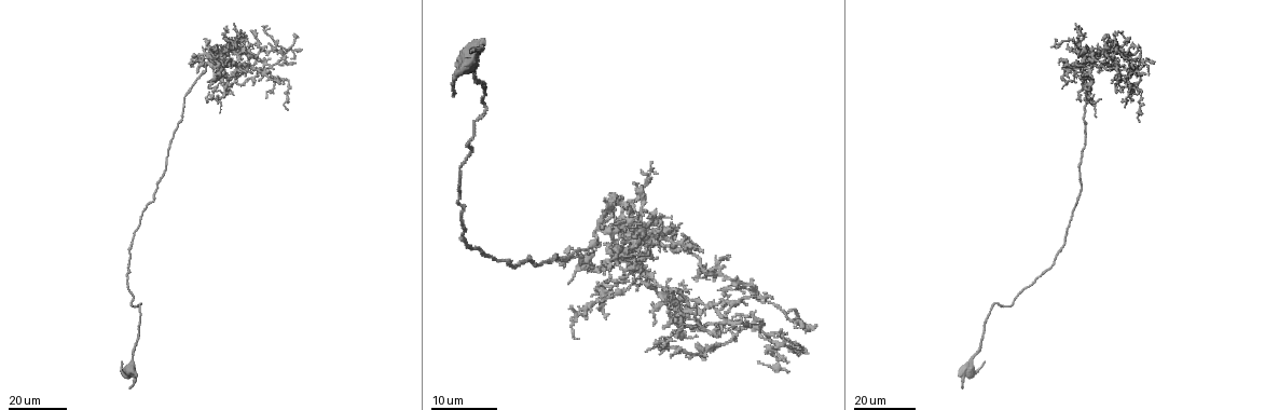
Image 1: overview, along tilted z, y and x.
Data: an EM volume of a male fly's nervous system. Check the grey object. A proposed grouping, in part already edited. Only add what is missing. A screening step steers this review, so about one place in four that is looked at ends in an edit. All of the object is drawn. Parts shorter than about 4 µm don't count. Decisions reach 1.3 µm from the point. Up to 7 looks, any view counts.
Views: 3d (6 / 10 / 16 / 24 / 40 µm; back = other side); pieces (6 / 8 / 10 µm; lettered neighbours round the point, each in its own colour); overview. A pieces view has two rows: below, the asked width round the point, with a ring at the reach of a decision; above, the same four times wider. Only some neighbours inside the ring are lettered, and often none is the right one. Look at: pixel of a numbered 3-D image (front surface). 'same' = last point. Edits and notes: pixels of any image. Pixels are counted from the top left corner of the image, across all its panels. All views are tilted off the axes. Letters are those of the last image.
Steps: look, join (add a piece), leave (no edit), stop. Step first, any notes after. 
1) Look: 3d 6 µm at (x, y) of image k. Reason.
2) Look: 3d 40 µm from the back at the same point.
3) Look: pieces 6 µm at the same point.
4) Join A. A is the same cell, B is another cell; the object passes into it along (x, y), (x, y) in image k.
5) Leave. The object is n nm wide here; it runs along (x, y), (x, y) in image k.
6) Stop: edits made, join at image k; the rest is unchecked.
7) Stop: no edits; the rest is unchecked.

Look: 3d 16 µm at (984, 362) of image 1. Free end.

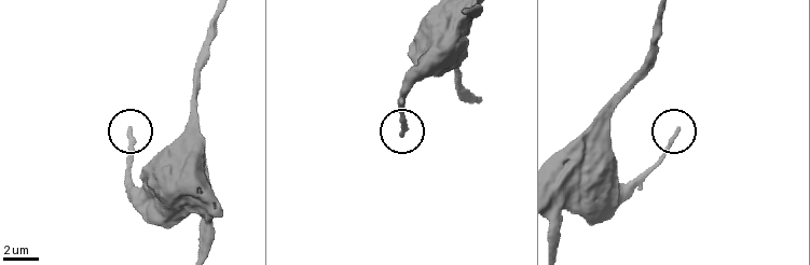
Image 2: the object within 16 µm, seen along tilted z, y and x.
Look: pieces 10 µm at (129, 132) of image 2.

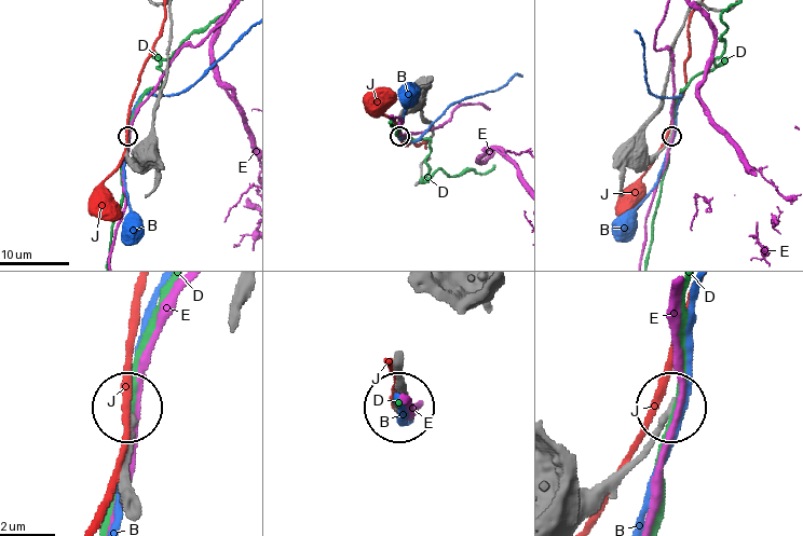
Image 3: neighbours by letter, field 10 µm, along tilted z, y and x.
Leave. B, D, E and J are other cells; no lettered piece goes on from it.

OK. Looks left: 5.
Look: 3d 24 µm at (698, 279) of image 1.

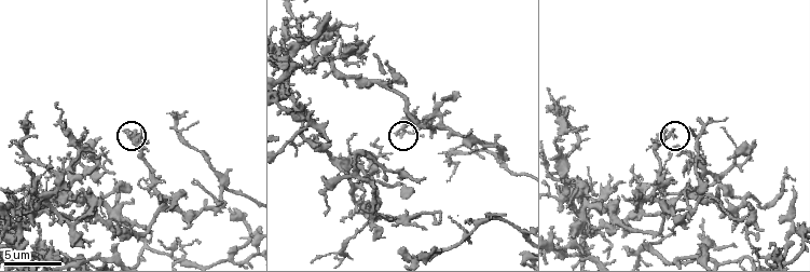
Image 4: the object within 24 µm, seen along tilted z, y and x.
Look: pieces 10 µm at (400, 137) of image 4.

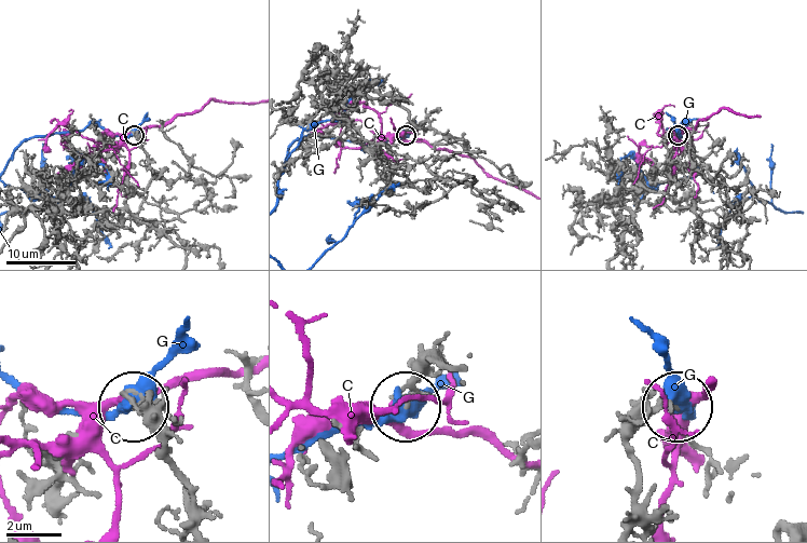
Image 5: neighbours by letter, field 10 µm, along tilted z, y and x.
Leave. C and G are other cells; no lettered piece goes on from it.

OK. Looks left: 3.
Look: 3d 16 µm at (621, 242) of image 1. An open end.

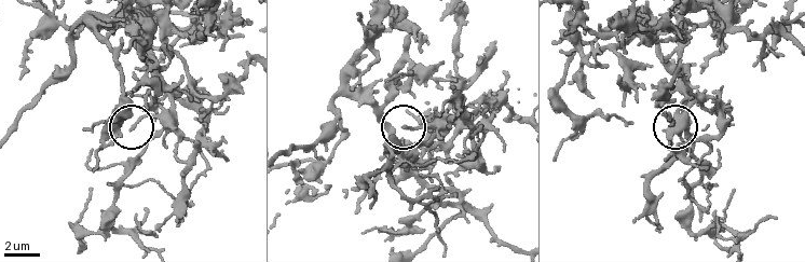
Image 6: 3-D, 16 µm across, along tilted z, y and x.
Look: pieces 6 µm at (133, 129) of image 6.

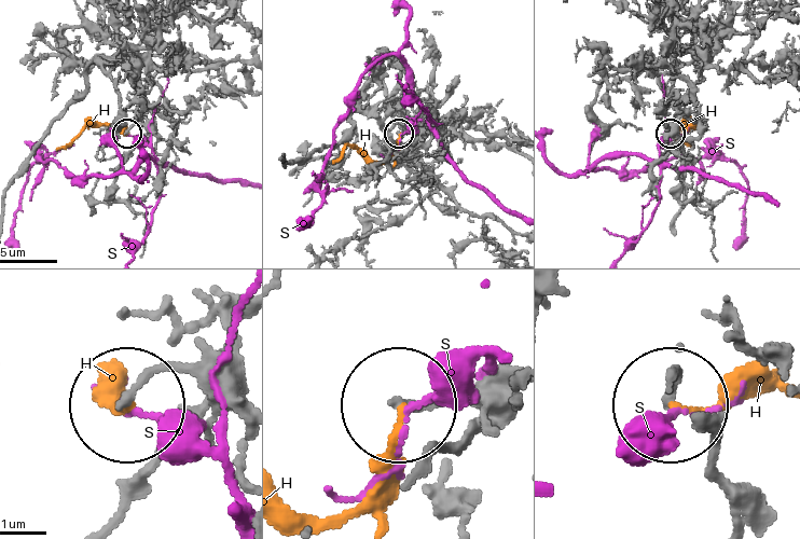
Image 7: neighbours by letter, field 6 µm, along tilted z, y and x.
Leave. H and S are other cells; no lettered piece goes on from it.

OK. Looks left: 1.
Stop: no edits; the rest is unchecked.

